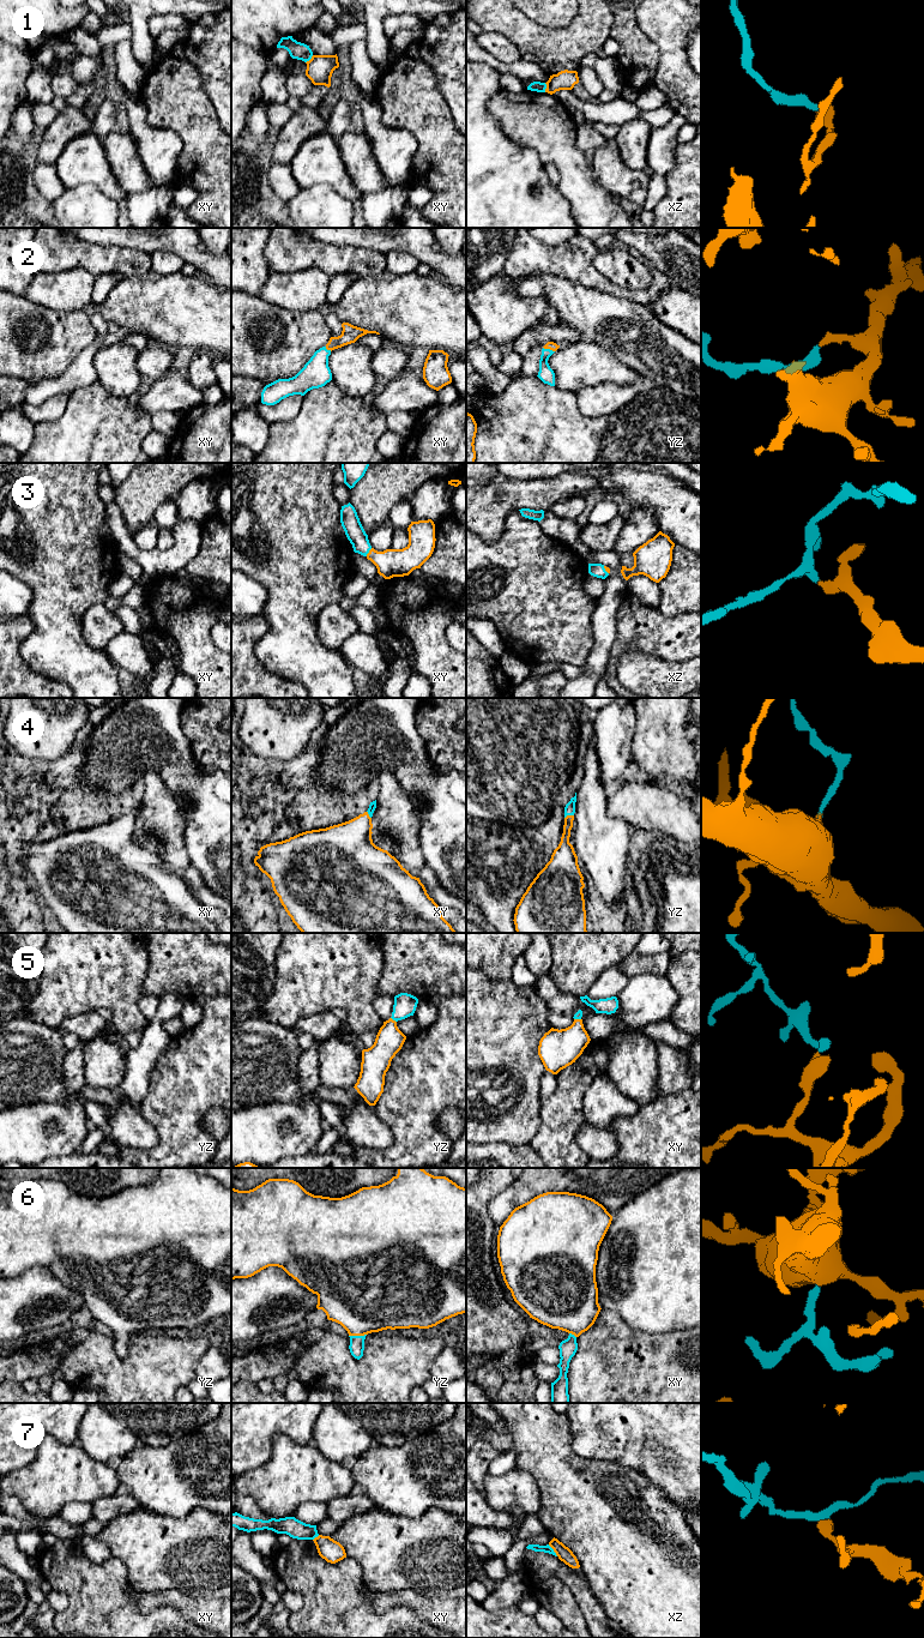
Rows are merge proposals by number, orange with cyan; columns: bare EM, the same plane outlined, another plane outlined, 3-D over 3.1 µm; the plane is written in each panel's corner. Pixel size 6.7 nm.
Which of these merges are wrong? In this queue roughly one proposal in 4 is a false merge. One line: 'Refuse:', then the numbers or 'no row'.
Refuse: 1, 7

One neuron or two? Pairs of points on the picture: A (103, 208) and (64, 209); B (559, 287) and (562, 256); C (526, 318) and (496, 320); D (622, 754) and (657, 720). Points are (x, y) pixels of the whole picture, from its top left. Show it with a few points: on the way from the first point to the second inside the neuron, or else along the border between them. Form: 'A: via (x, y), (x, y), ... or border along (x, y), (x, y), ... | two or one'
A: via (94, 209), (73, 209) | one
B: border along (532, 272), (566, 277), (586, 287) | two
C: via (519, 318), (503, 318) | one
D: border along (635, 718), (629, 759) | two

